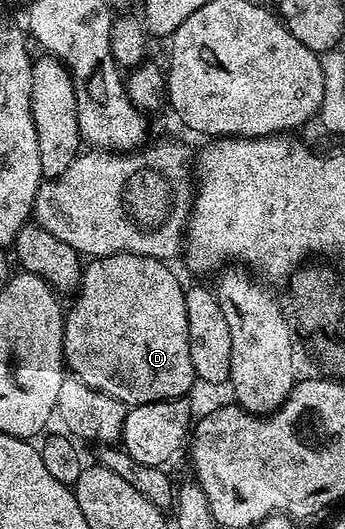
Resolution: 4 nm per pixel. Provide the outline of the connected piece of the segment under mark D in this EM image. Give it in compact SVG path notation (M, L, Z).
M118 253L108 257L96 257L86 262L83 278L79 280L79 287L74 294L71 309L66 310L63 323L63 359L70 376L81 379L85 387L93 387L105 395L113 395L125 406L144 405L168 401L174 397L187 397L191 384L196 384L197 378L193 371L193 359L189 359L189 319L185 319L185 285L179 282L177 274L171 270L172 266L165 261L158 261L156 257L133 255L132 253Z

